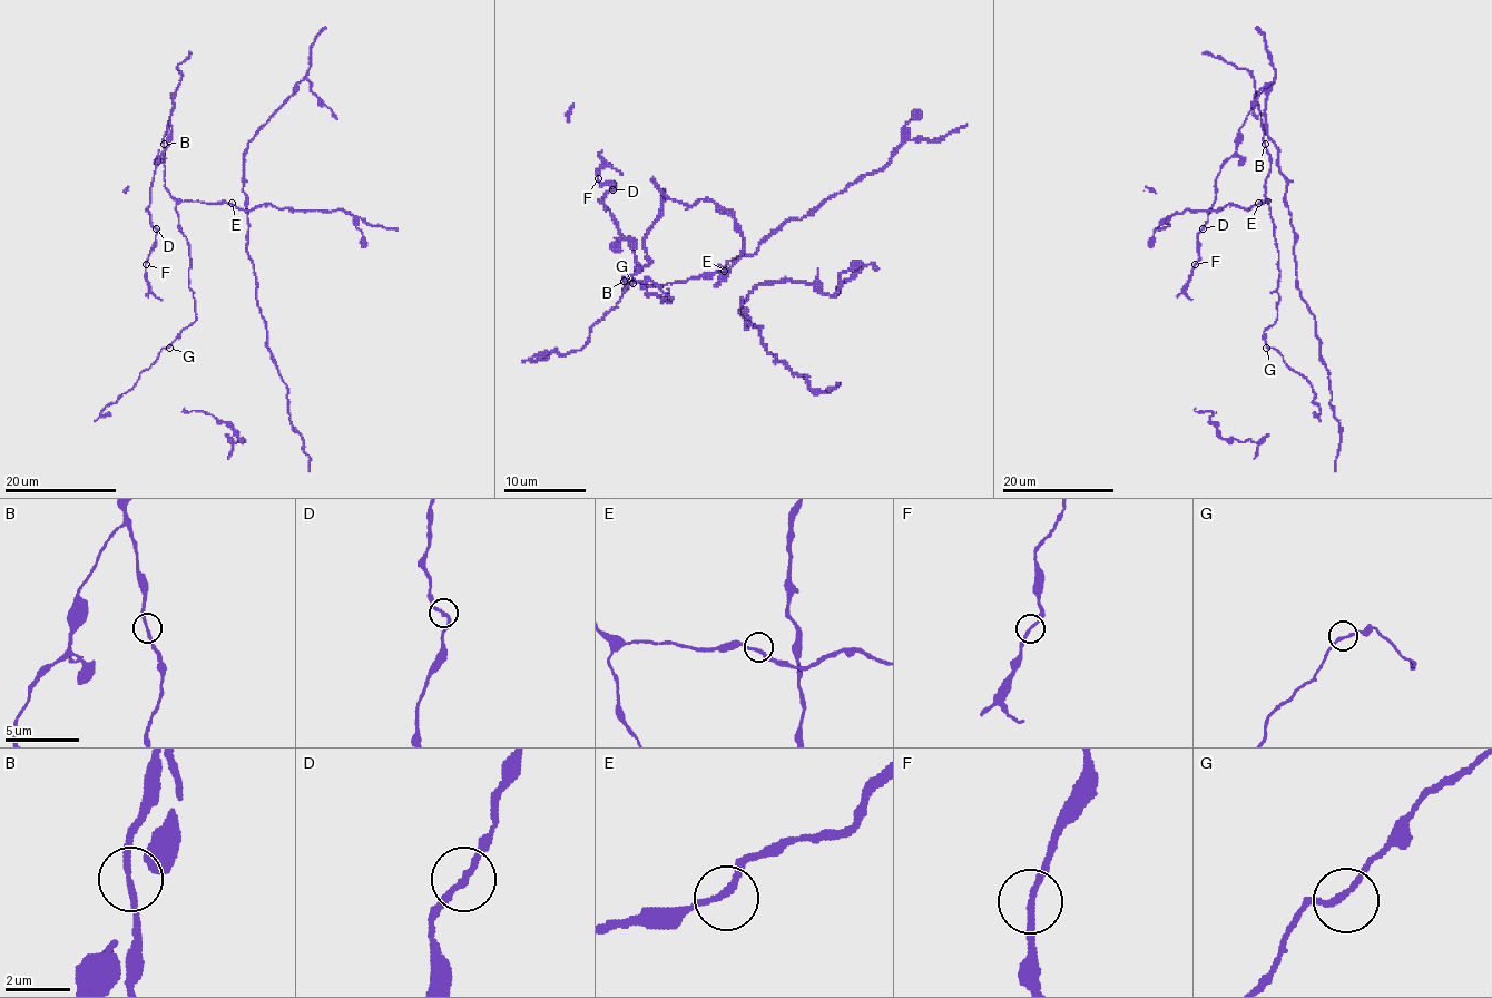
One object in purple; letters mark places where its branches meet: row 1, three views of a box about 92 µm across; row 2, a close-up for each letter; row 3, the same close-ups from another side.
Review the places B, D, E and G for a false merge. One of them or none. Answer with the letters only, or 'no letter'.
no letter

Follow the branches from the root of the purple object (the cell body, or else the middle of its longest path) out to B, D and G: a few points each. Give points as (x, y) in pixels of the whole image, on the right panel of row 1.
B: (1267, 202), (1265, 180), (1270, 155), (1265, 144)
D: (1267, 202), (1265, 180), (1270, 155), (1256, 105), (1239, 129), (1234, 154), (1220, 169), (1216, 199), (1203, 227)
G: (1267, 202), (1278, 250), (1281, 277), (1277, 320), (1264, 332), (1266, 348)

